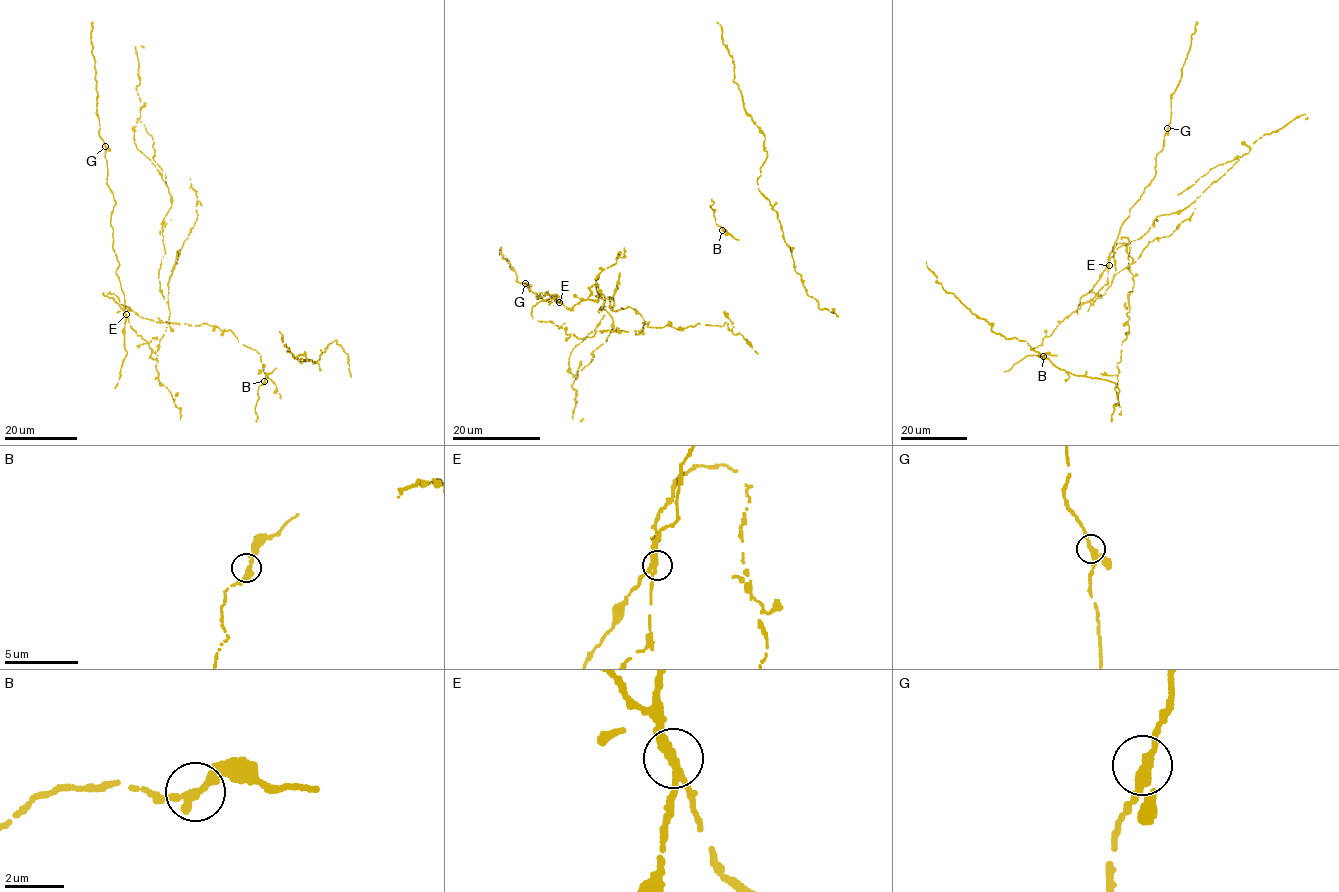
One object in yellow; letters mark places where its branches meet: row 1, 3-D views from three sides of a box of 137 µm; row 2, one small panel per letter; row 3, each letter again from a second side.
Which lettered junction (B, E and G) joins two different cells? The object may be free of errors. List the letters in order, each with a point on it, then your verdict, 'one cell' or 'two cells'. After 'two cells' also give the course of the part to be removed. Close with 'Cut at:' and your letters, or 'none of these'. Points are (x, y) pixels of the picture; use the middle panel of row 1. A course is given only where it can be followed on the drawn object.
B: (722, 230) | one cell
E: (559, 302) | two cells
G: (525, 283) | one cell
Cut at: E

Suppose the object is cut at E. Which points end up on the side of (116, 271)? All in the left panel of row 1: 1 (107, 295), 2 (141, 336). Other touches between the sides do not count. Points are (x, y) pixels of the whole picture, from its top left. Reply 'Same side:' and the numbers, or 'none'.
Same side: none

